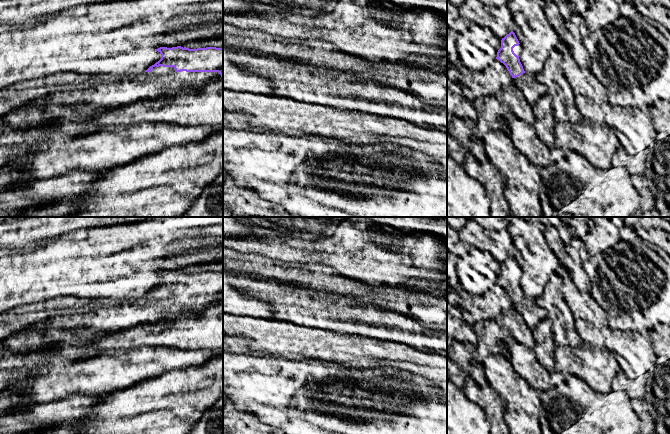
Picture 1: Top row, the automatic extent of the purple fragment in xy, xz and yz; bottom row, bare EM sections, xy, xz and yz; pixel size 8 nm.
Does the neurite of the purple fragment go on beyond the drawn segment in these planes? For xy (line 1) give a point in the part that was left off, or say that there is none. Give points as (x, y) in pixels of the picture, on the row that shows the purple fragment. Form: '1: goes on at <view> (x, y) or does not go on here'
1: goes on at xy (161, 81)

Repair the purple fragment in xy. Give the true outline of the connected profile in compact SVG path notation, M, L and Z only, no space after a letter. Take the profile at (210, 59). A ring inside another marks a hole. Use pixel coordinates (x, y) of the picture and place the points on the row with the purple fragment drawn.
M160 47L155 49L161 54L161 59L154 65L150 66L143 74L126 76L123 78L108 78L102 83L88 83L83 86L66 88L64 91L56 92L46 96L45 98L39 98L33 101L32 105L44 106L50 104L58 105L74 105L79 103L90 104L95 107L102 106L120 106L132 104L140 100L156 99L160 96L172 96L185 88L202 88L208 81L223 77L223 48L206 47L189 49L186 47Z

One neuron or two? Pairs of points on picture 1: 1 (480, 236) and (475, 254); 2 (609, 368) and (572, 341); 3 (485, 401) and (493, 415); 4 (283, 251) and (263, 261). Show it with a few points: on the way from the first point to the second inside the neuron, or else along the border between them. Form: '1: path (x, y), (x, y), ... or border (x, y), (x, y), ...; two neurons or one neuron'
1: border (474, 246), (486, 251); two neurons
2: border (582, 343), (575, 347), (556, 346); two neurons
3: path (488, 404), (493, 409), (493, 412); one neuron
4: border (247, 253), (262, 254), (277, 262), (292, 265); two neurons

